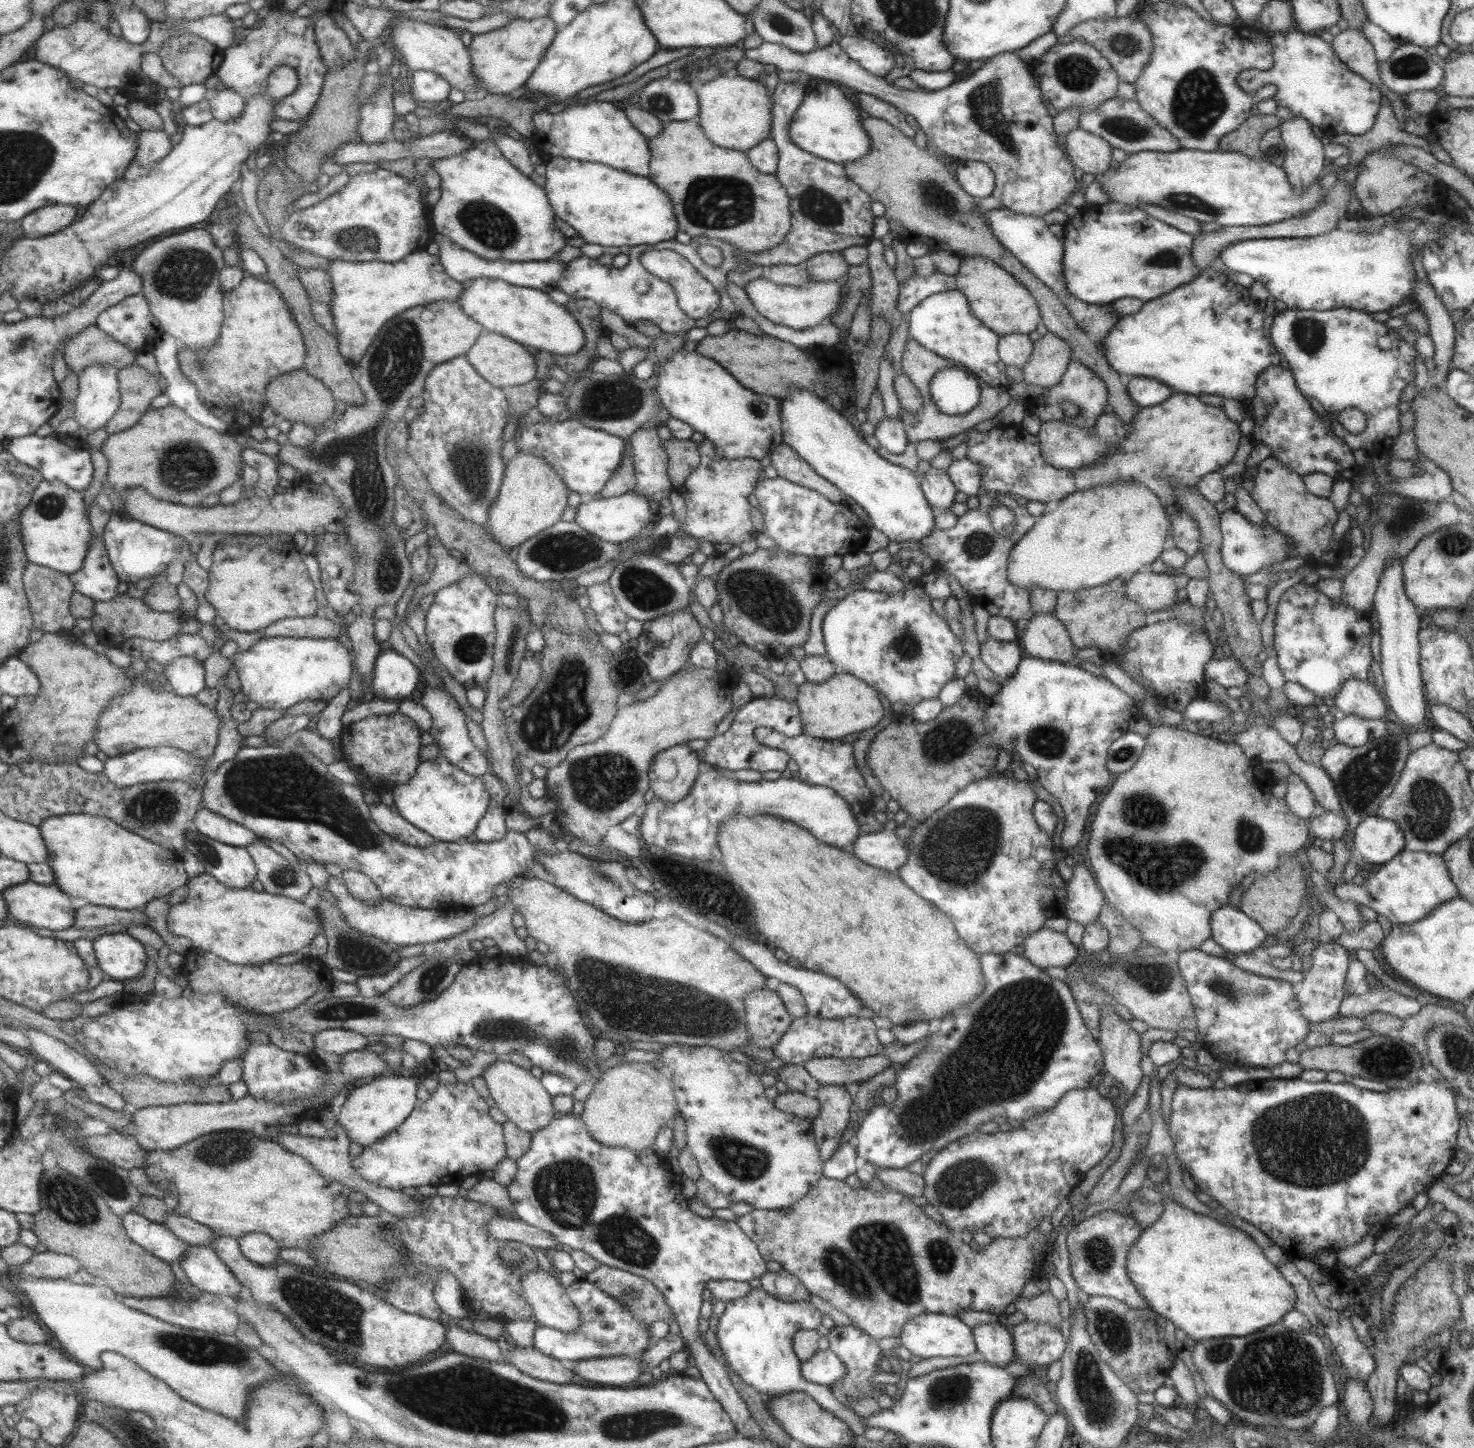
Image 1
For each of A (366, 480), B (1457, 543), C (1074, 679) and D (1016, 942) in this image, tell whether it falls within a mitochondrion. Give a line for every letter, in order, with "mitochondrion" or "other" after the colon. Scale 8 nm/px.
A: mitochondrion
B: mitochondrion
C: other
D: other

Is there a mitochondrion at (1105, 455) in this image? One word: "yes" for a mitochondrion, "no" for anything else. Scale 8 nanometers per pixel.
no

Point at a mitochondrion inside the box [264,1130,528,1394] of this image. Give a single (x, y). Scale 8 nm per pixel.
(327, 1310)

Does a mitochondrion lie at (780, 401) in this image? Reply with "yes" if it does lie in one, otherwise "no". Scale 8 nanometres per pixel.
no

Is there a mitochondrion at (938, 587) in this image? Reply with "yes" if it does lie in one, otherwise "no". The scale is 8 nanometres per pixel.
no

